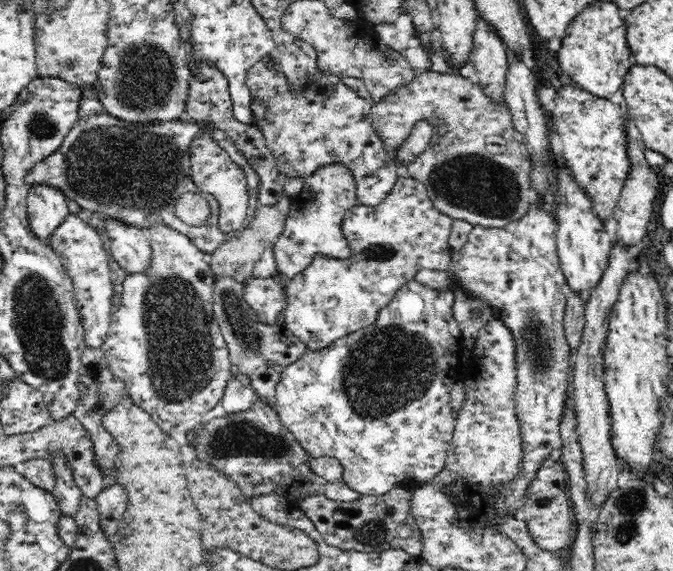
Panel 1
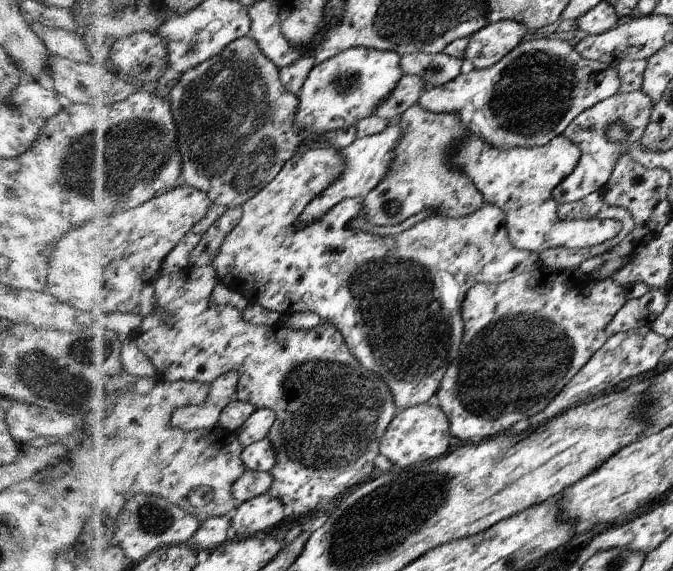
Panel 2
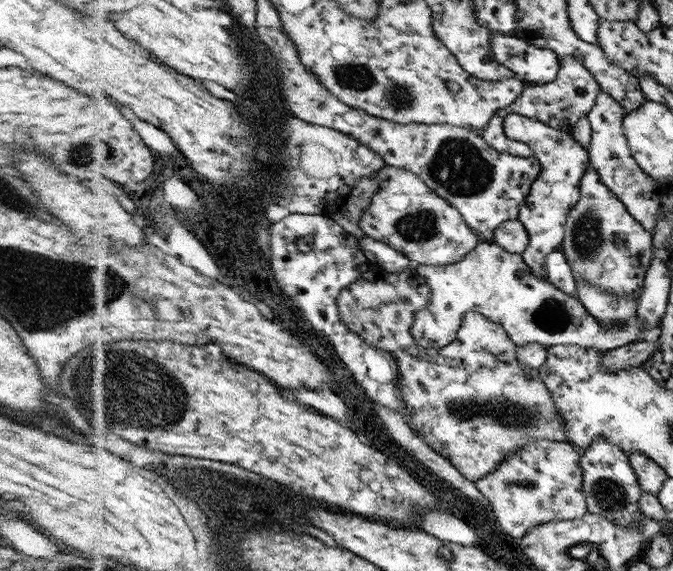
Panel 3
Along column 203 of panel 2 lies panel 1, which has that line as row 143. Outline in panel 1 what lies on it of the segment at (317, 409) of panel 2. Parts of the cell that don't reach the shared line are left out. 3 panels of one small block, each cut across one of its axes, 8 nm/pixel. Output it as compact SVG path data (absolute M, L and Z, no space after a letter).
M270 55L261 57L248 70L246 85L250 88L253 101L264 107L258 127L274 155L274 164L283 180L286 178L304 180L324 166L343 164L354 171L359 204L376 206L387 198L401 172L390 160L382 140L374 131L371 115L373 101L361 98L354 88L343 82L341 76L322 68L318 68L314 76L300 85L292 85L289 74L280 69Z

